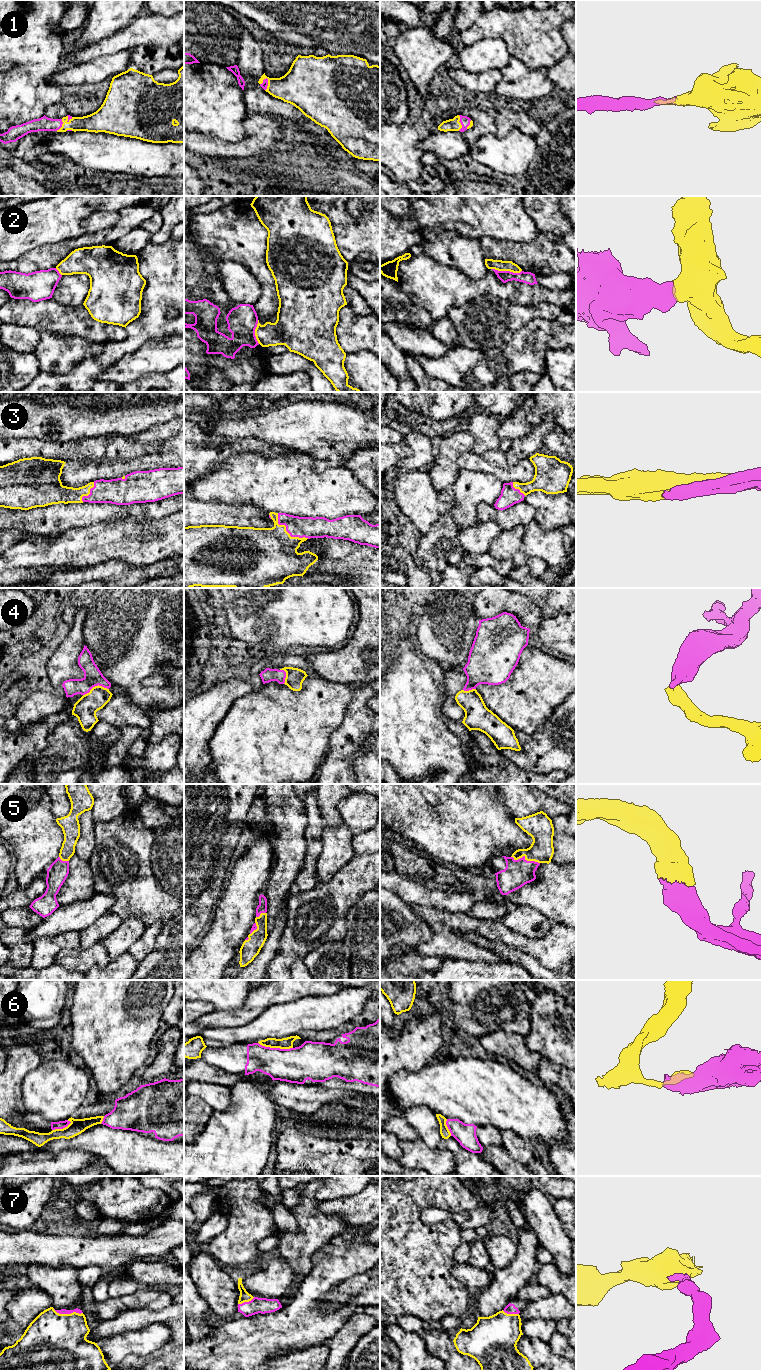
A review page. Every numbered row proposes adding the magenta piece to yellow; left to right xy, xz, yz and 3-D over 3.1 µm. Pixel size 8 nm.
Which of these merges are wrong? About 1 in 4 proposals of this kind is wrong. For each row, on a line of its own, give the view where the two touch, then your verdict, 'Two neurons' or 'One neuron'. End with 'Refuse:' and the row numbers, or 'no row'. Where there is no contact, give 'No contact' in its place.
1: Touches yellow in yz. One neuron
2: Touches yellow in yz. Two neurons
3: Touches yellow in xz. One neuron
4: Touches yellow in xy. One neuron
5: Touches yellow in yz. One neuron
6: Touches yellow in xz. Two neurons
7: Touches yellow in xy. One neuron
Refuse: 2, 6

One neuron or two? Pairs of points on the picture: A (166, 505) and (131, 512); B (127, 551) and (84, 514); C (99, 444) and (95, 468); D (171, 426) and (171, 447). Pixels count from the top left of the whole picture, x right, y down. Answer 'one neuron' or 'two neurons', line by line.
A: one neuron
B: two neurons
C: two neurons
D: two neurons

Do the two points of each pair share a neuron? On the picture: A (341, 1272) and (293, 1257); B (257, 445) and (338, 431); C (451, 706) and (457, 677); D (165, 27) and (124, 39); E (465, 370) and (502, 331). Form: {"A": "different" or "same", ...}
{"A": "different", "B": "different", "C": "same", "D": "same", "E": "different"}

